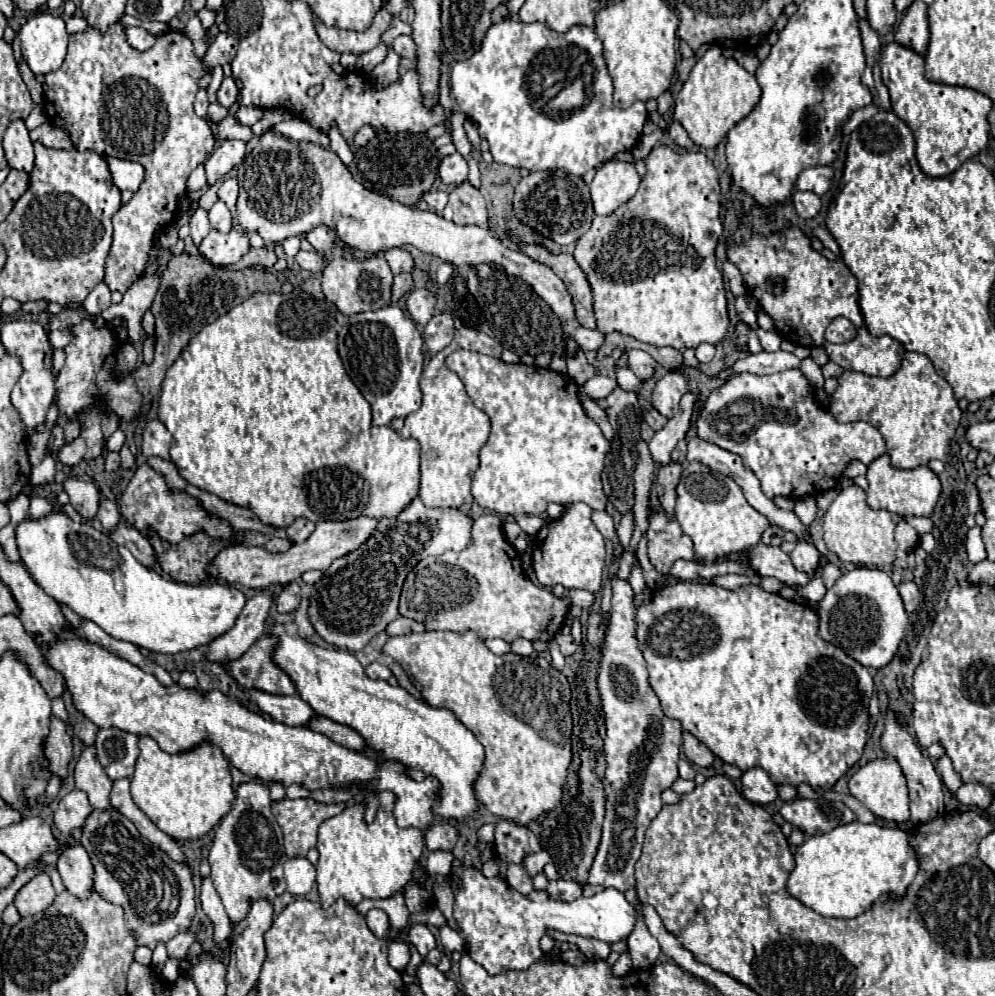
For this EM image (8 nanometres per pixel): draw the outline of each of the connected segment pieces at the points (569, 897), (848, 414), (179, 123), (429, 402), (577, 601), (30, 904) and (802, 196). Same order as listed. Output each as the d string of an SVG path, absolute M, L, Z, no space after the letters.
M551 881L549 887L547 887L549 893L553 893L553 897L561 897L565 901L573 901L577 897L583 895L583 885L577 883L577 881Z
M905 353L901 369L887 379L847 369L837 381L839 387L833 393L829 413L841 423L867 421L877 427L887 443L893 467L913 469L927 465L931 459L943 463L949 459L949 445L961 421L961 409L949 383L935 373L929 357L921 353Z
M113 25L109 33L101 35L97 29L85 29L69 37L69 51L63 65L45 75L45 113L47 119L71 135L77 151L97 151L107 157L139 161L145 167L145 181L135 191L133 199L113 215L113 245L105 265L105 283L111 291L125 293L143 273L147 253L157 233L173 221L179 199L185 193L189 173L203 163L215 145L215 135L209 123L195 115L193 101L197 93L197 79L203 75L201 61L193 51L191 39L181 31L167 31L147 51L137 51L125 41L123 25Z
M461 327L455 331L451 345L431 357L423 369L421 391L423 405L419 411L405 417L405 425L399 431L401 437L413 437L421 443L421 485L419 499L425 507L453 507L459 509L465 503L473 503L471 481L473 473L479 469L479 451L489 439L491 423L489 417L479 411L469 397L461 379L445 367L445 357L453 351L483 351L483 353L503 353L503 347L497 339L471 329Z
M567 591L567 595L569 595L569 599L573 601L573 605L577 605L577 607L591 607L593 605L593 595L589 593L589 591Z
M41 871L25 887L19 889L15 897L15 907L21 917L29 917L39 911L45 911L53 903L53 899L55 899L55 889L51 885L51 879L45 871Z
M795 191L793 193L793 205L795 205L795 211L797 211L799 217L811 219L819 213L821 199L815 193L809 193L809 191Z

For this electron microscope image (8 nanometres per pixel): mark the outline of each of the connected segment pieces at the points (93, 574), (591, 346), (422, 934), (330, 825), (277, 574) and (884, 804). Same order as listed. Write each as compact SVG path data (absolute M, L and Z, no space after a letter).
M61 511L39 519L23 519L15 529L21 561L33 581L57 603L67 605L81 619L97 623L107 635L129 641L153 653L181 653L207 645L229 631L245 607L245 595L229 585L185 585L167 581L141 565L129 549L121 547L93 525L75 523Z
M577 327L573 333L573 339L579 343L579 347L583 351L597 351L599 345L603 343L603 333L597 329L585 329L585 327Z
M413 925L407 939L417 947L417 951L419 951L421 957L427 957L427 953L429 953L431 949L435 949L435 937L433 937L433 933L427 929L427 925Z
M379 793L379 813L373 823L363 821L363 805L343 809L337 817L331 817L319 827L319 863L317 889L319 905L329 907L337 899L345 899L349 905L359 905L363 899L387 899L399 893L413 877L413 867L419 861L425 841L423 833L415 827L401 829L391 813L393 793Z
M357 517L349 521L319 521L315 531L303 541L295 543L285 553L269 553L263 547L247 547L247 545L231 545L223 549L213 565L209 565L209 575L215 579L223 579L227 583L239 583L251 589L267 589L269 585L287 585L291 581L297 581L305 571L319 569L325 571L333 559L343 557L345 553L357 549L375 529L377 521L371 517Z
M875 759L875 761L869 761L855 775L851 775L849 791L867 809L871 809L877 817L881 817L885 821L901 823L901 821L909 819L909 797L907 797L905 775L901 773L901 767L893 759Z

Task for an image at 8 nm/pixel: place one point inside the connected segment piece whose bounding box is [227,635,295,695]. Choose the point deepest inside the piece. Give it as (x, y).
(255, 670)

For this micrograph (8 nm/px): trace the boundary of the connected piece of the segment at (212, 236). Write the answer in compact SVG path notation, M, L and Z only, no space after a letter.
M211 229L197 249L213 265L227 267L237 263L243 255L249 253L249 235L247 231L237 231L237 229L231 229L229 233Z

